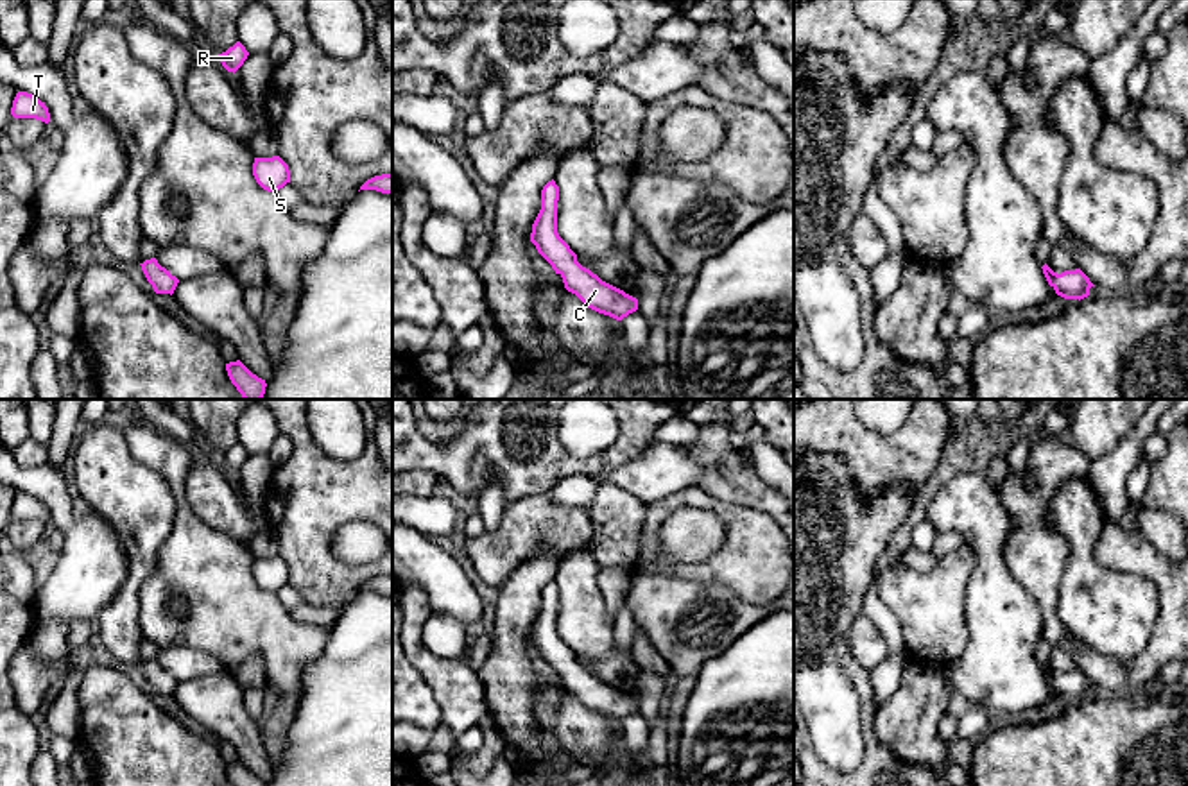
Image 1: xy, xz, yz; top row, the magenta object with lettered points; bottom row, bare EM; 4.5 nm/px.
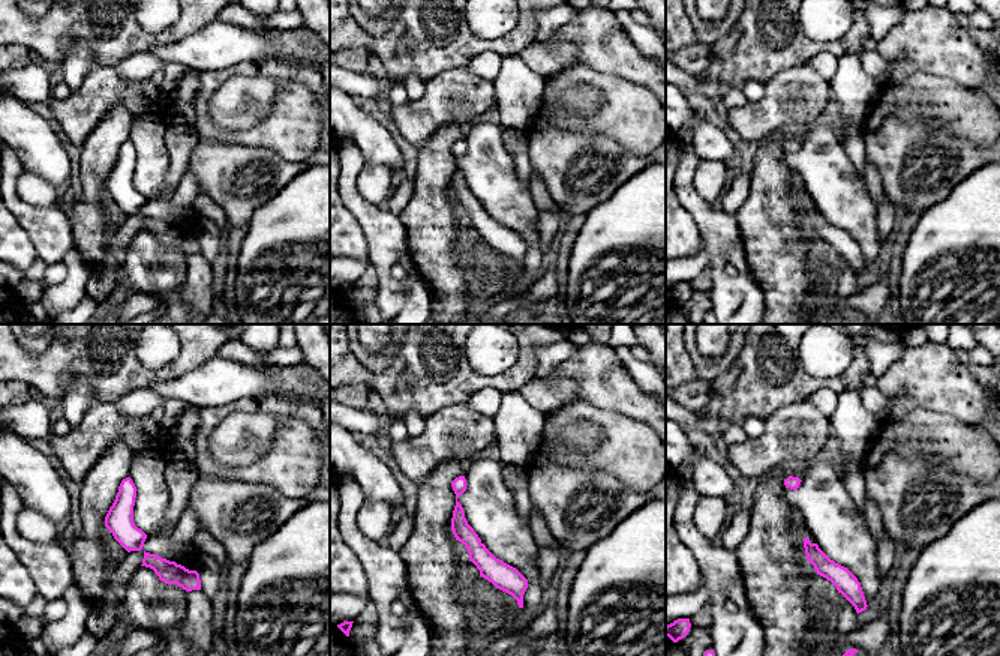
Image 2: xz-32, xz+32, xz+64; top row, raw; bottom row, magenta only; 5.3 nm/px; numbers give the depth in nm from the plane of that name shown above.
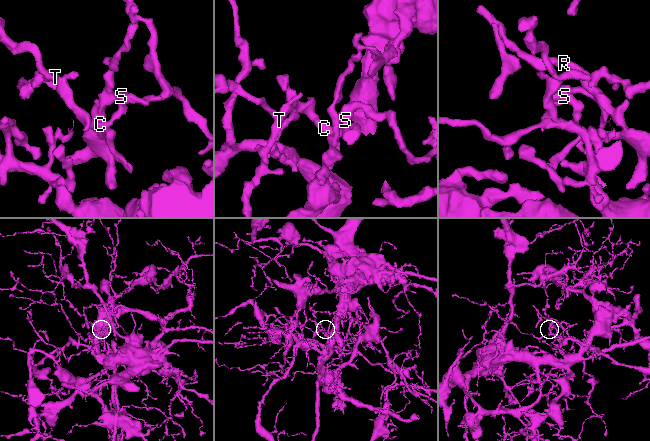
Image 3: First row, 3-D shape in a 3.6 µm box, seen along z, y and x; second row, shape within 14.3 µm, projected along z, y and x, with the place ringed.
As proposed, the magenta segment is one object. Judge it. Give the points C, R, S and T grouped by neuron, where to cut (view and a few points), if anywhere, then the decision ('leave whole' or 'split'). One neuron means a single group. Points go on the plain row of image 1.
C R S T; no cut; leave whole

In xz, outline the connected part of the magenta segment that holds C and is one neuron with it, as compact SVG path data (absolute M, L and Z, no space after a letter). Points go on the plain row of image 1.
M548 582L541 591L541 611L532 625L530 643L563 679L564 689L588 709L622 722L638 711L638 700L602 682L577 662L577 655L557 634L559 587Z

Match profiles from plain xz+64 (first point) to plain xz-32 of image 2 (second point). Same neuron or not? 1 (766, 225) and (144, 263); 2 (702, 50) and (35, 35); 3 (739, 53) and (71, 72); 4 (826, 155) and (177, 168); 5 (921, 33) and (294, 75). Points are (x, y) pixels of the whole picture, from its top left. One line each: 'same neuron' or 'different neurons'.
1: different neurons
2: different neurons
3: different neurons
4: different neurons
5: same neuron

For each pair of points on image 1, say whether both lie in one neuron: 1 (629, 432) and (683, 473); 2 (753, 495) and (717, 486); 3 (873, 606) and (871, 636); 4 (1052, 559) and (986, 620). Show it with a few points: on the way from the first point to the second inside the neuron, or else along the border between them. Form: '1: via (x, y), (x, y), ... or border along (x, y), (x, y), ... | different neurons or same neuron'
1: border along (645, 444), (631, 459), (610, 469) | different neurons
2: via (744, 487), (726, 486) | same neuron
3: border along (862, 613), (877, 627), (889, 650) | different neurons
4: border along (1002, 550), (1007, 570), (1033, 597), (1041, 625) | different neurons

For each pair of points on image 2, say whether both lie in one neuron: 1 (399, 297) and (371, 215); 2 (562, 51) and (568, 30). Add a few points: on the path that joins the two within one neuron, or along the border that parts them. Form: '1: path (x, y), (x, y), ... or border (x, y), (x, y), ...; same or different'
1: path (383, 276), (383, 236); same
2: border (556, 30), (579, 51), (565, 68); different

